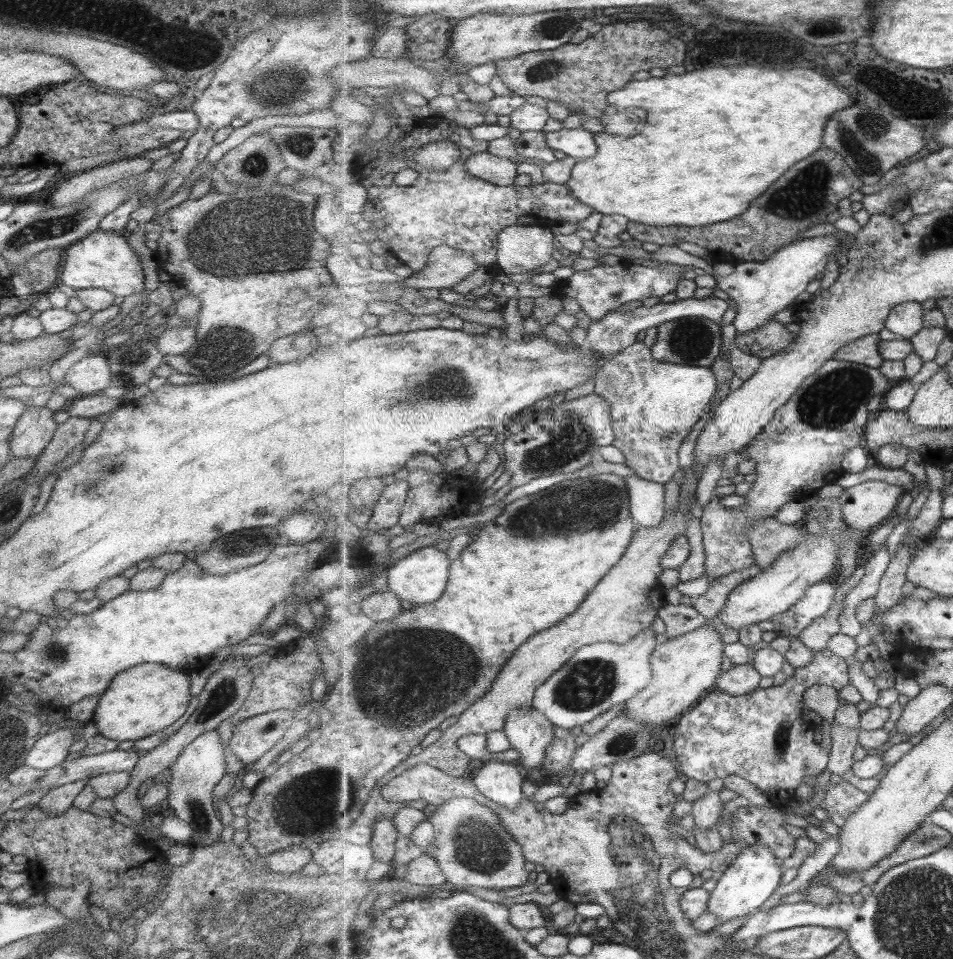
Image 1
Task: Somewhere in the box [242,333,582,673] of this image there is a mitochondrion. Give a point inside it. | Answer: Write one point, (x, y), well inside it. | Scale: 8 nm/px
(452, 383)

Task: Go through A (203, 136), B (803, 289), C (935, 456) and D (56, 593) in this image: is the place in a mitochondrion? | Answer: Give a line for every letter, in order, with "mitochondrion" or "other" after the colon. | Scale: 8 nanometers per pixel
A: other
B: other
C: other
D: other

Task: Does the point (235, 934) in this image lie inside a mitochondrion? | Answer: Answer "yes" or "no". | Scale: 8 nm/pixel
yes

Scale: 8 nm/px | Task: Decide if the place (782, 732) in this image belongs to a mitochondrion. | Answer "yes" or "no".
yes

